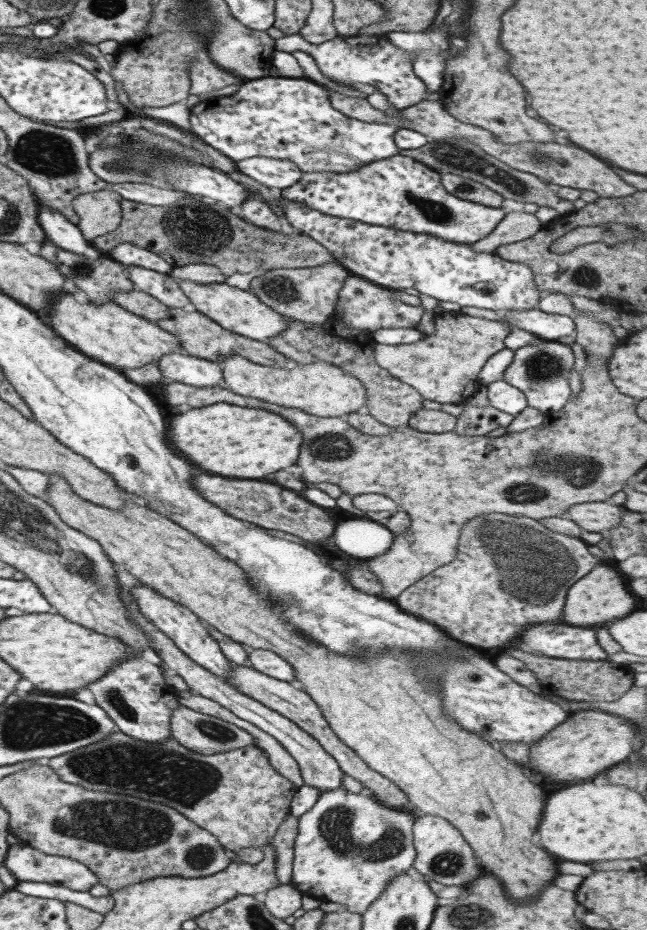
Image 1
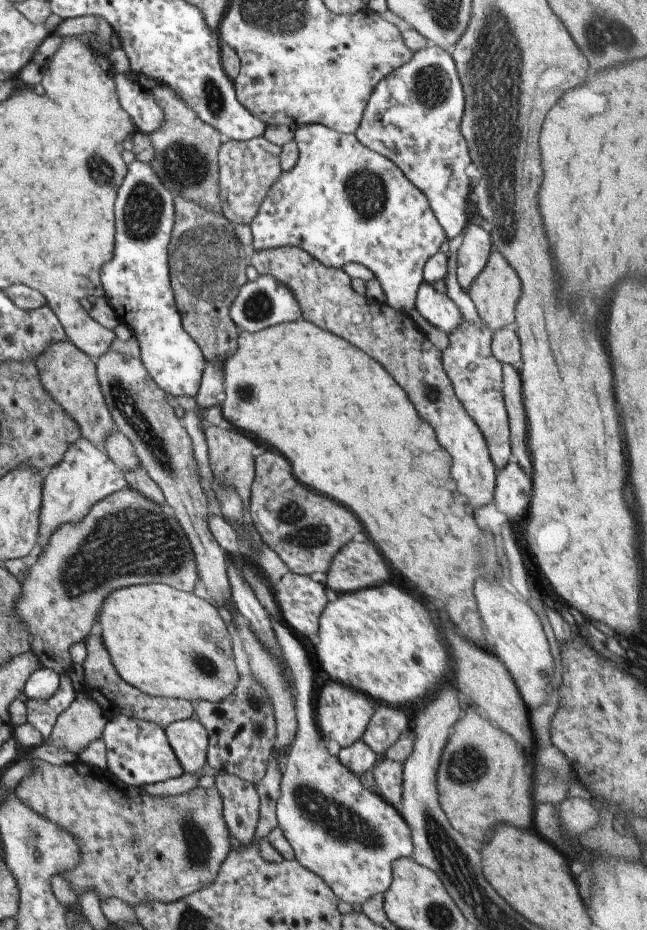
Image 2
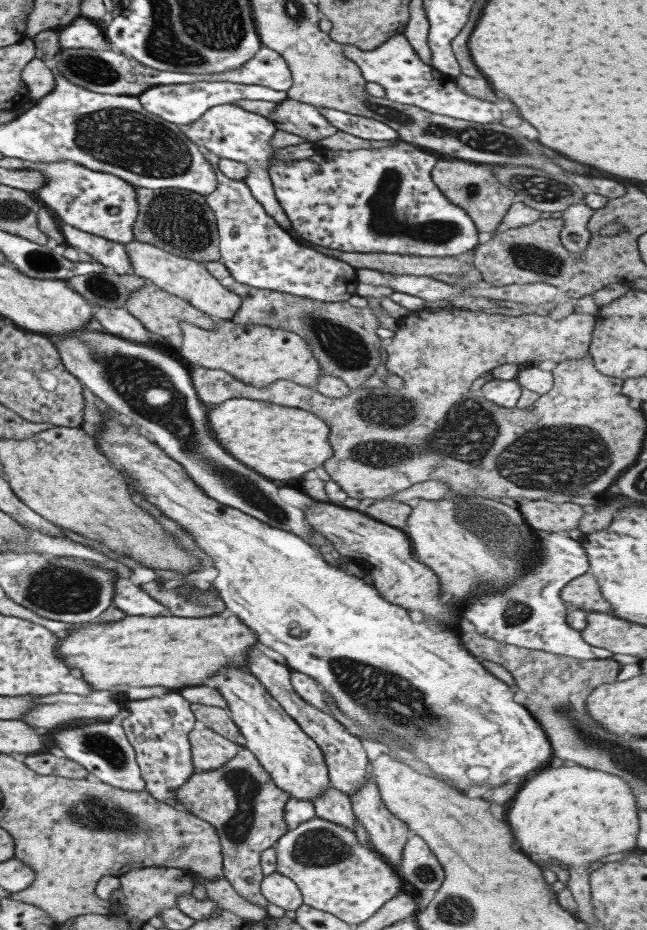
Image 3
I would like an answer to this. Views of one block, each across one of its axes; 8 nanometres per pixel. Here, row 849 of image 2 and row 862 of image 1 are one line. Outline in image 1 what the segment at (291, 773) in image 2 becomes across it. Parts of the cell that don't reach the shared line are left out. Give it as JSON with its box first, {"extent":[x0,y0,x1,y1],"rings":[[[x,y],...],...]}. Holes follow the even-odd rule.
{"extent":[290,786,415,914],"rings":[[[342,786],[321,792],[315,804],[297,817],[297,835],[293,843],[290,883],[304,896],[344,906],[345,911],[363,914],[377,899],[391,878],[411,868],[415,858],[412,826],[415,816],[408,811],[395,810],[377,801],[368,793],[347,792]]]}

